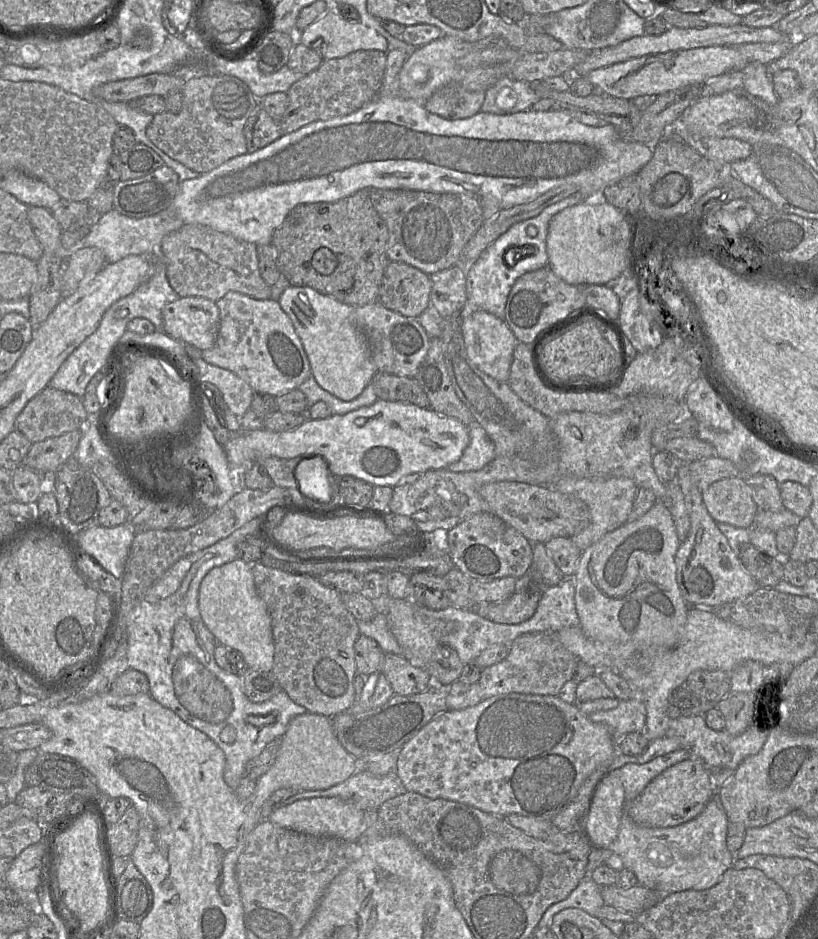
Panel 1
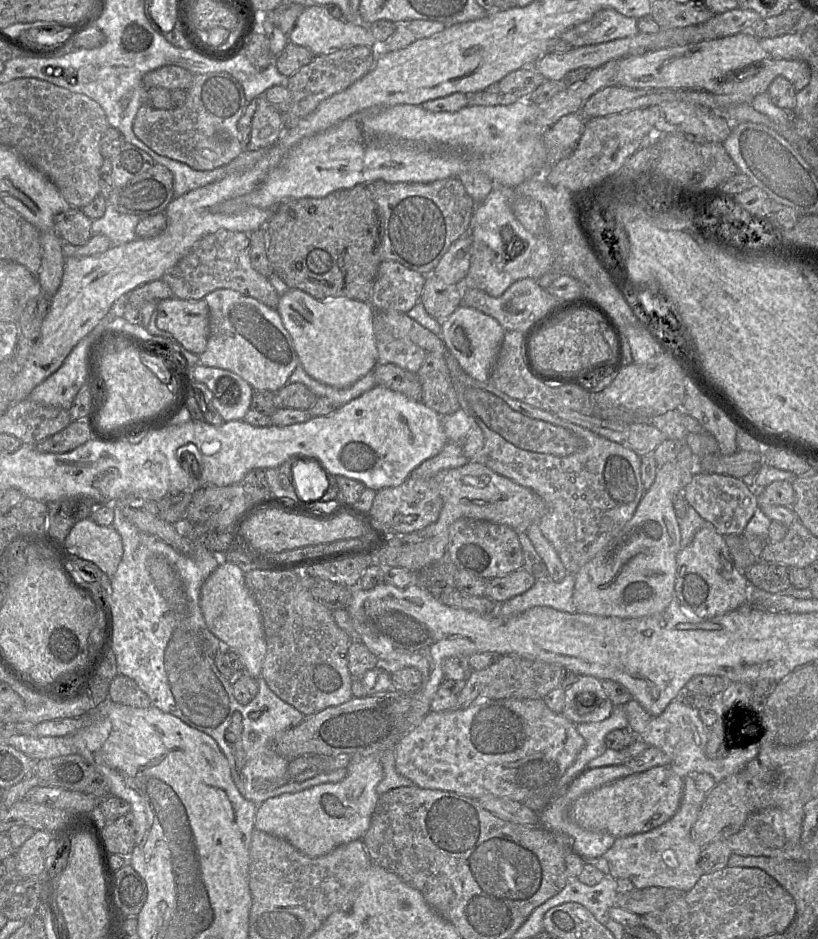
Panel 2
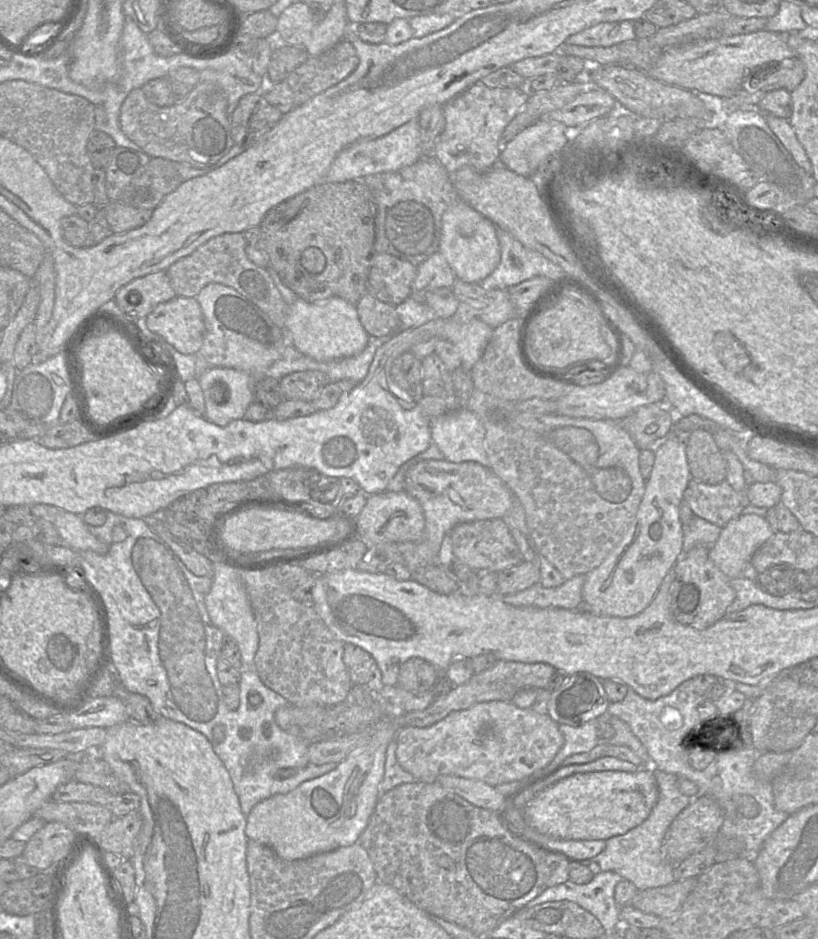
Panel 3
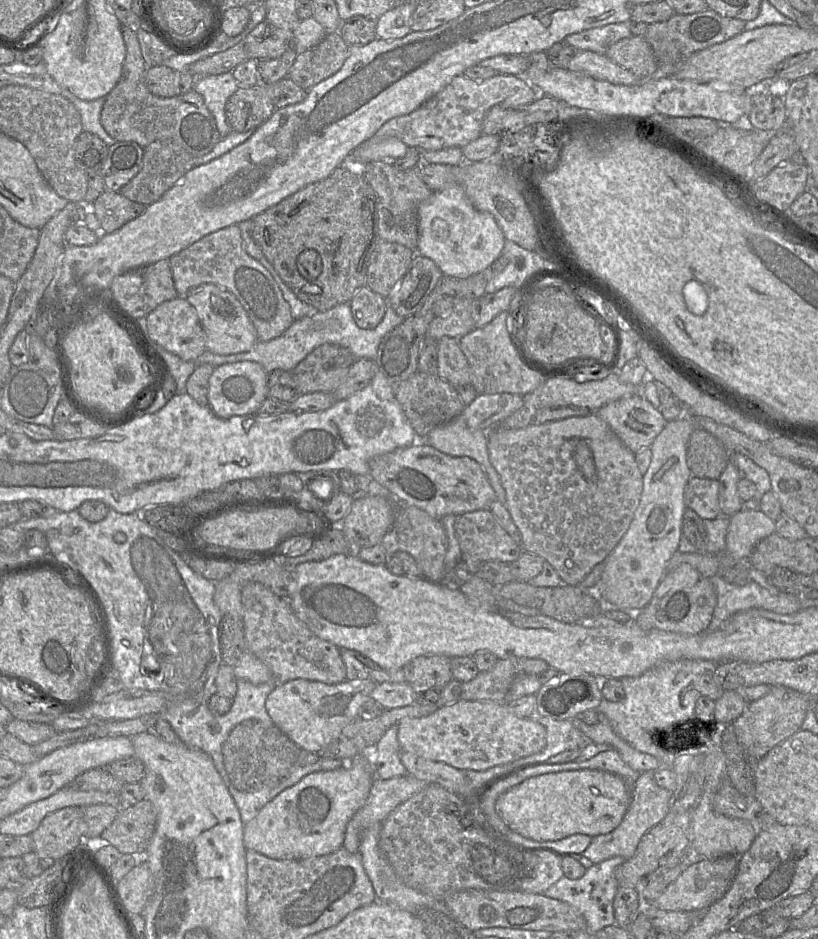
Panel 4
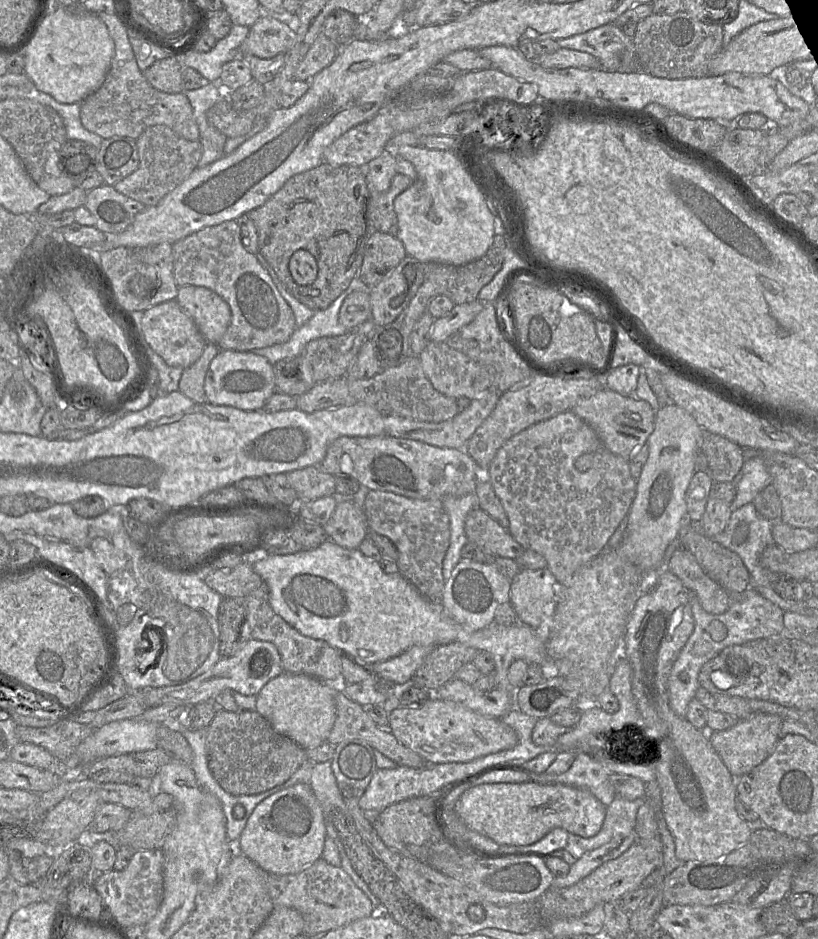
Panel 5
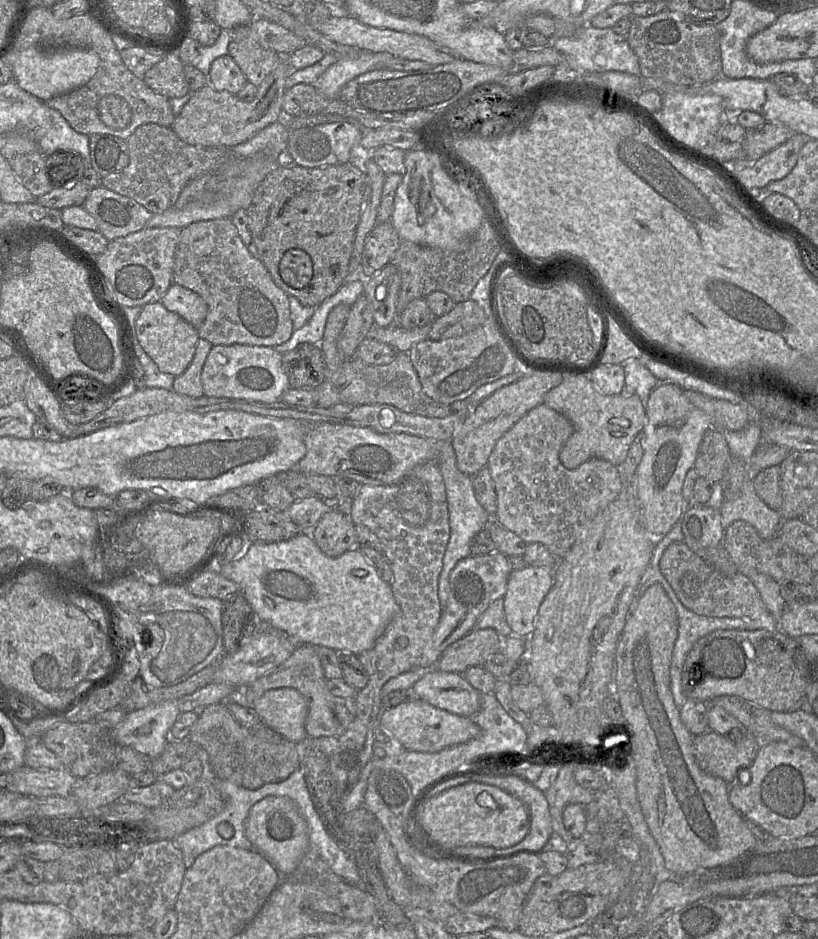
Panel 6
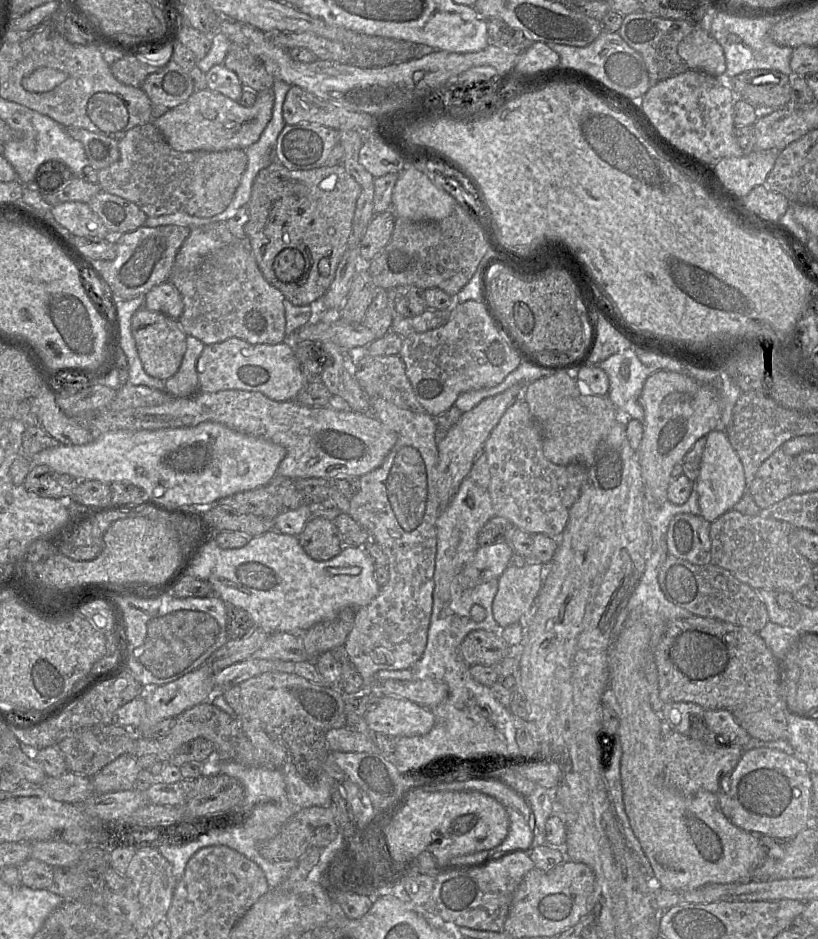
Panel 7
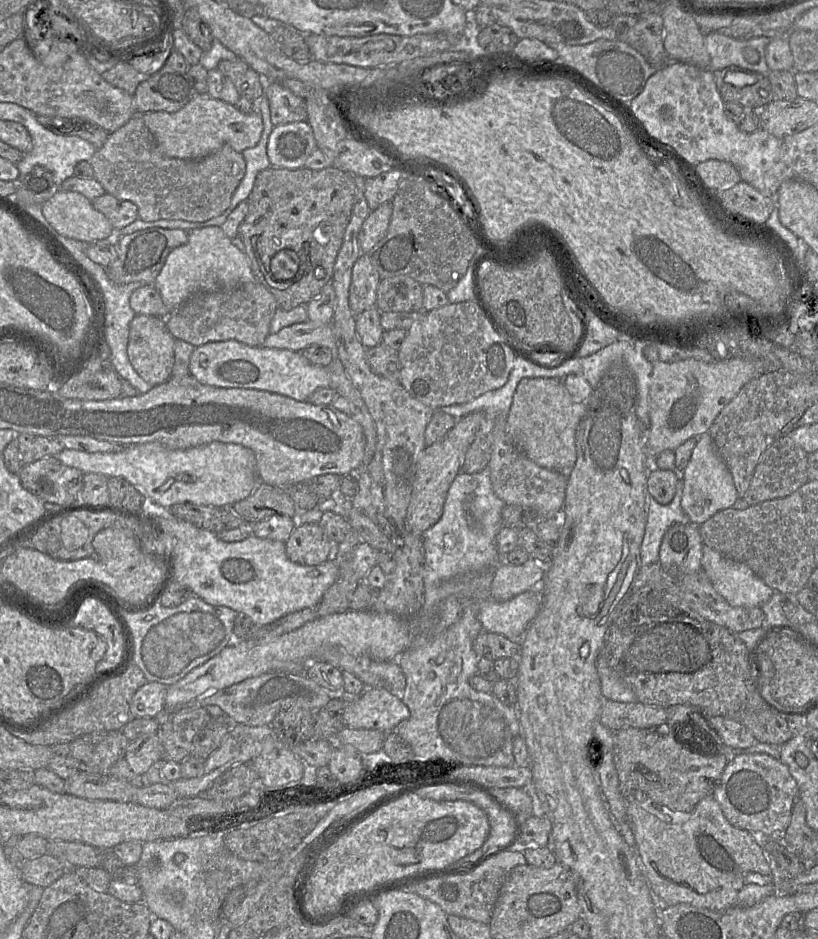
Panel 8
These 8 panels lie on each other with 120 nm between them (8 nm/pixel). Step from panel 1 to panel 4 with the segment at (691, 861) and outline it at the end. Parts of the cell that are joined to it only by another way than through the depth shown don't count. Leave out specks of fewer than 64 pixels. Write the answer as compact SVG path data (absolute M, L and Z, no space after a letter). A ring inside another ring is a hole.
M654 772L640 773L639 777L629 786L631 799L623 820L610 833L592 837L590 845L581 854L583 857L594 864L616 856L621 856L625 860L629 859L634 855L643 835L666 817L674 801L674 794L656 783Z

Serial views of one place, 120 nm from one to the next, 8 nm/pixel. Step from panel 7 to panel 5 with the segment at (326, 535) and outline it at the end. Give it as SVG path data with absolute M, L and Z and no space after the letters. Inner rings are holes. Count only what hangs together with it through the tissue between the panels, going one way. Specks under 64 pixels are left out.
M353 501L338 503L323 528L328 540L349 550L359 549L369 530L364 510Z

